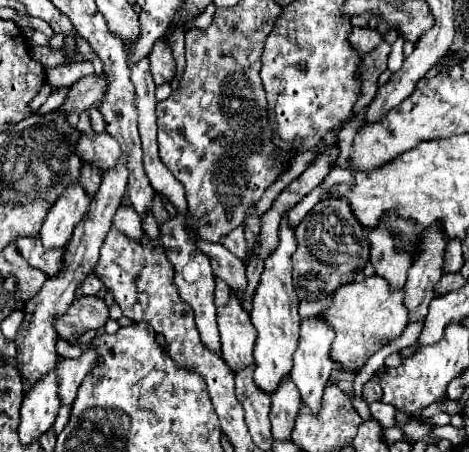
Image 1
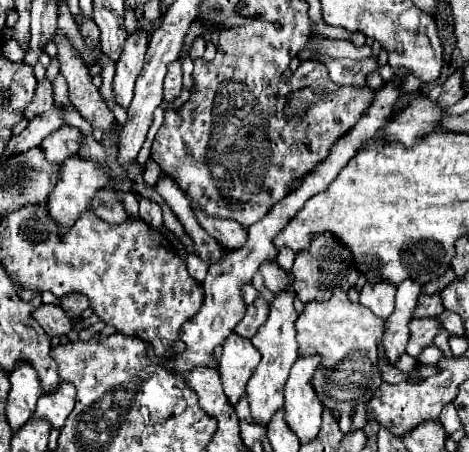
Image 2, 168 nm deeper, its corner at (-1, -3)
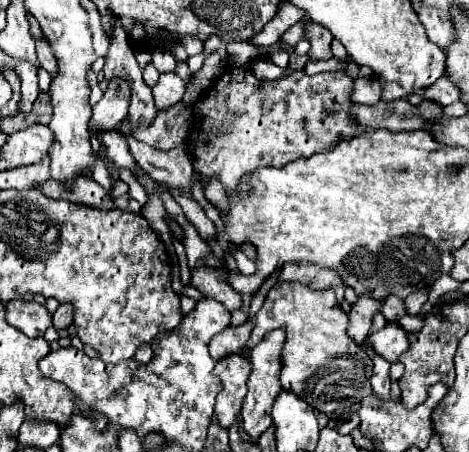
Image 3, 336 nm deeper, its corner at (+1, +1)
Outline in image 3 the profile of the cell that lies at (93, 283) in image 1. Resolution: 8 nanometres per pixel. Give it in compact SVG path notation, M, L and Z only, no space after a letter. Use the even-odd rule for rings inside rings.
M60 305L60 307L56 309L56 313L52 315L52 325L54 325L54 329L58 329L58 331L70 327L72 321L74 321L74 313L72 313L72 307L70 307L70 305Z

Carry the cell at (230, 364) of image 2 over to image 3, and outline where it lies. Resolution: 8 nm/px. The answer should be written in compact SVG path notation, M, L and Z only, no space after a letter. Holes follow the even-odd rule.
M230 355L216 363L214 375L220 377L224 389L216 397L214 415L220 427L230 429L240 413L244 395L246 395L246 381L250 375L250 361L244 355Z

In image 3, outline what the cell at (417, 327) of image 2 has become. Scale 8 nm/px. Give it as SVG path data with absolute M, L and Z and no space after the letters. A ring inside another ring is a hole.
M388 323L384 329L370 333L362 343L362 349L372 349L376 355L386 357L386 361L396 363L398 357L408 349L408 333L396 323Z

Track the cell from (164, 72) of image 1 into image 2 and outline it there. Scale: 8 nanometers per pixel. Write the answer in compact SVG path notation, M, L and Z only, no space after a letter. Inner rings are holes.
M180 61L168 65L168 73L164 77L164 101L172 101L180 95L182 89L182 67Z

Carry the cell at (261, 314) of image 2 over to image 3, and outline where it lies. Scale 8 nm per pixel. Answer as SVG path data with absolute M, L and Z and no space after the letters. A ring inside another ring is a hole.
M244 323L238 327L226 327L222 333L218 333L212 341L210 341L210 355L214 361L224 359L228 355L234 353L242 353L246 339L250 337L254 323Z

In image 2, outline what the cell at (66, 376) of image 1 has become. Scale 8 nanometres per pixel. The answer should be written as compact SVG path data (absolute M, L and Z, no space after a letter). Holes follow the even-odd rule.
M62 381L52 393L42 393L38 399L34 417L46 417L52 427L64 427L66 417L72 413L76 401L76 387L68 381Z

